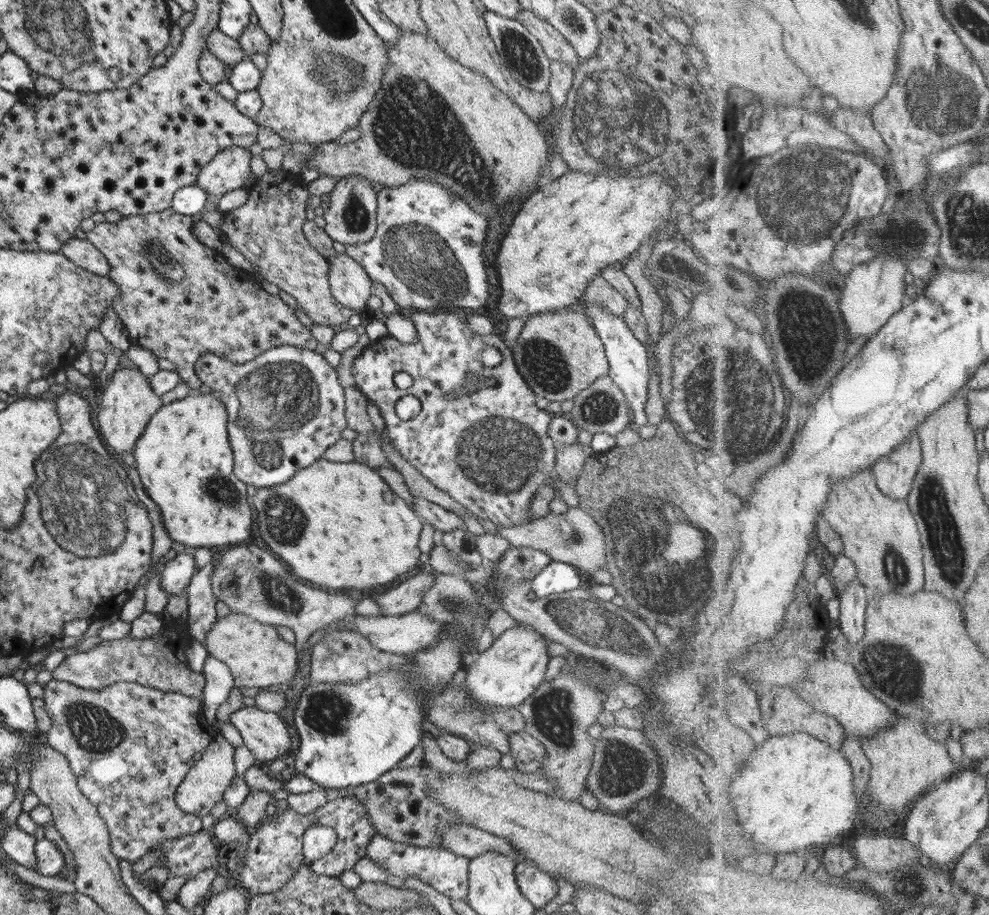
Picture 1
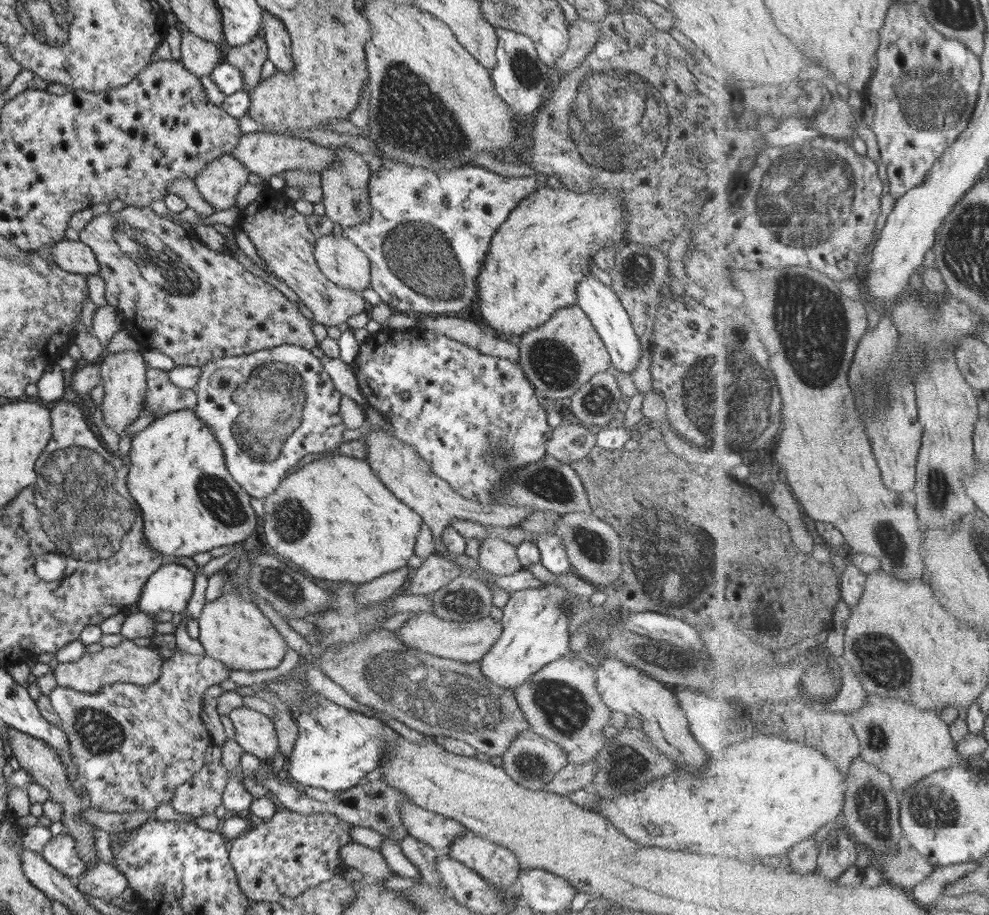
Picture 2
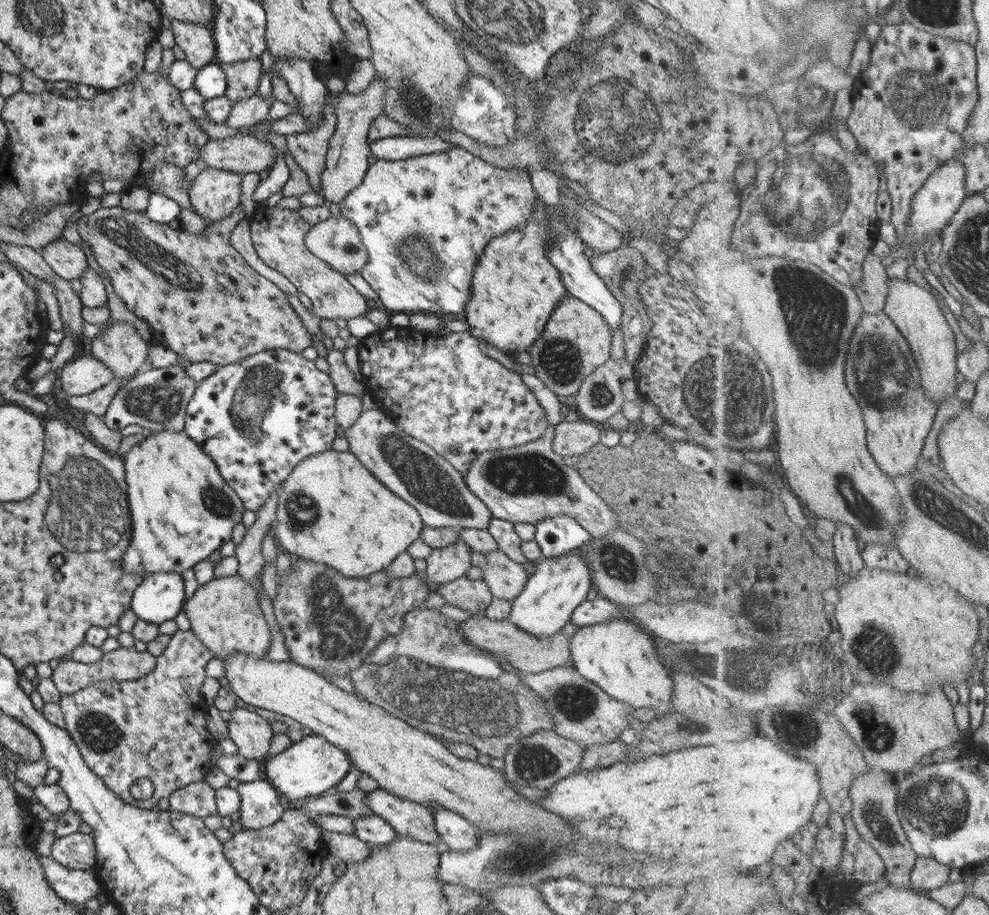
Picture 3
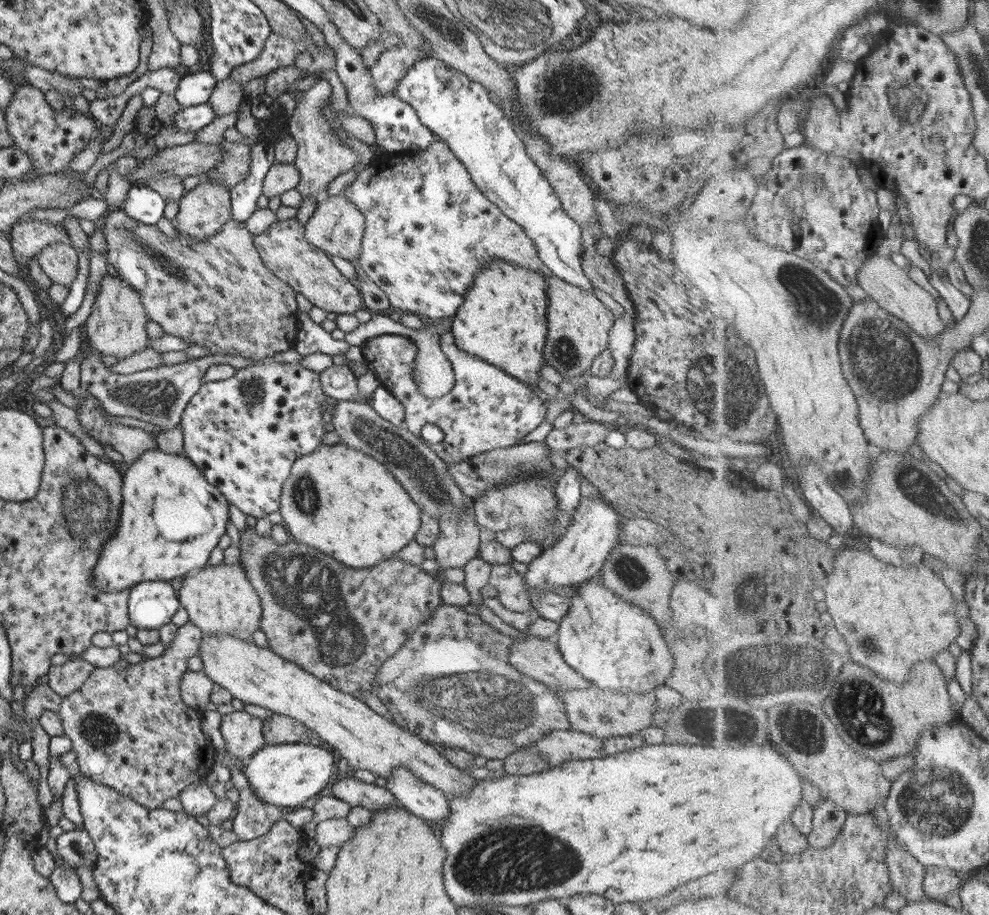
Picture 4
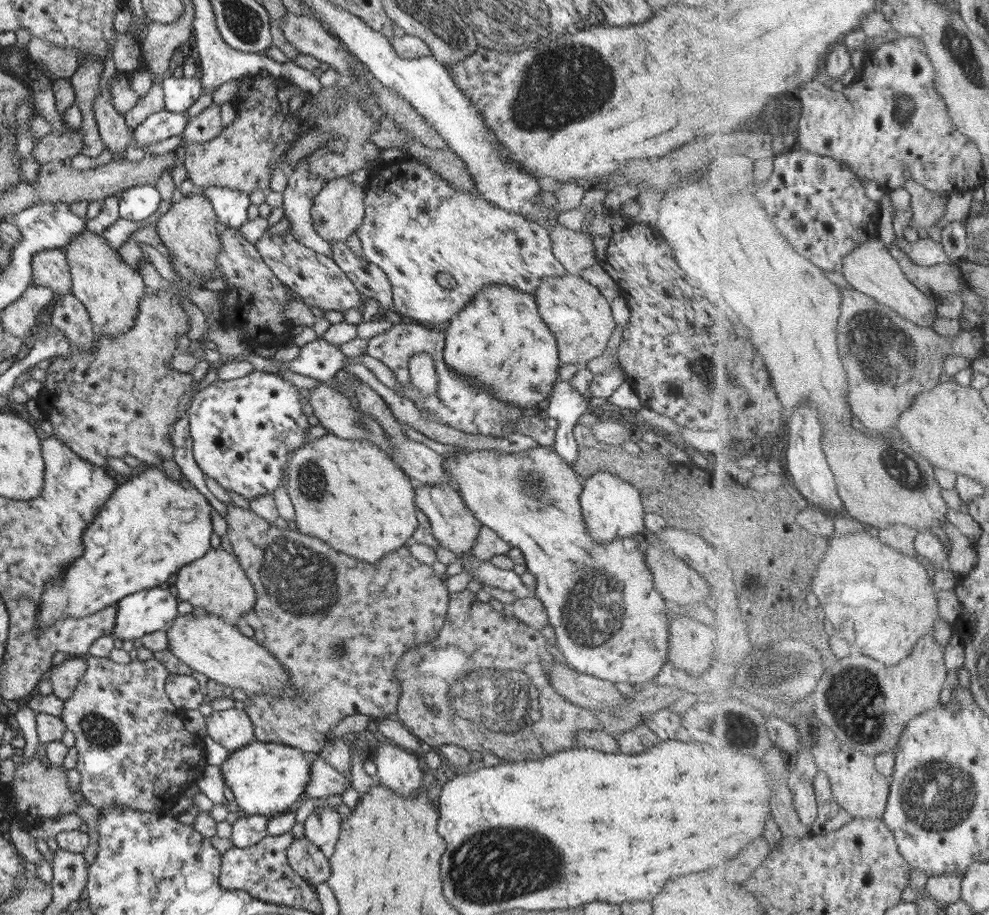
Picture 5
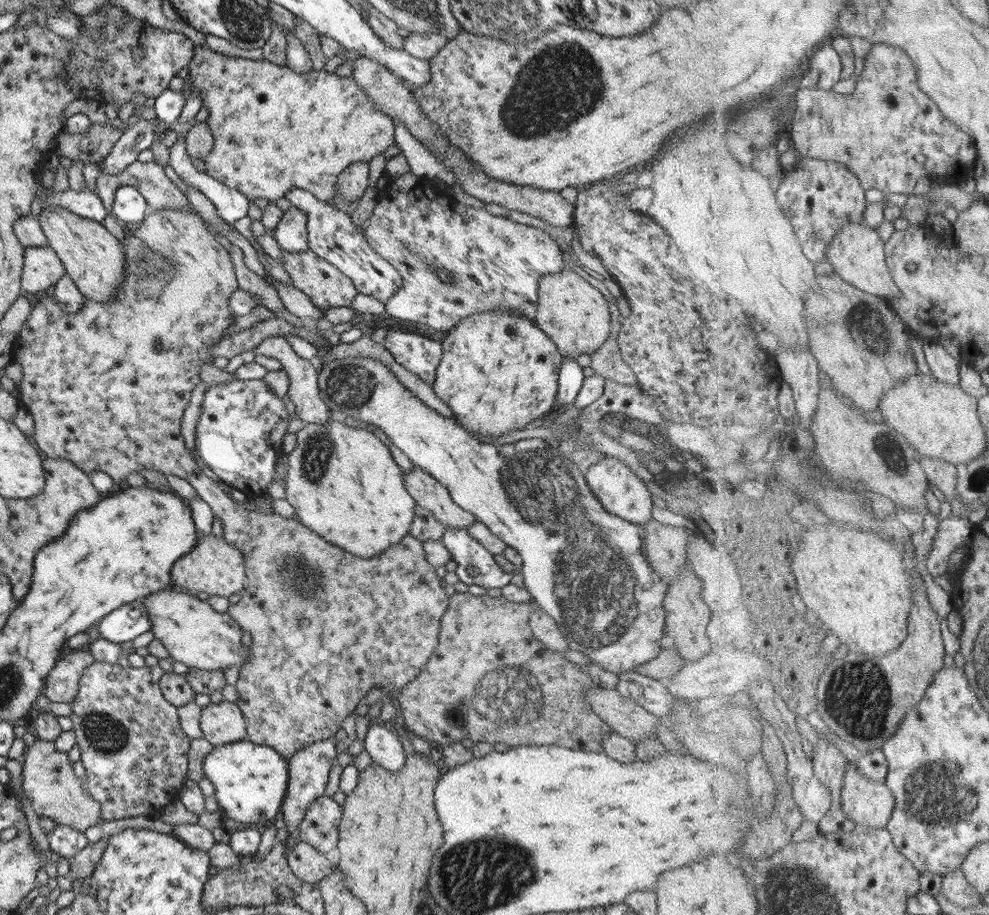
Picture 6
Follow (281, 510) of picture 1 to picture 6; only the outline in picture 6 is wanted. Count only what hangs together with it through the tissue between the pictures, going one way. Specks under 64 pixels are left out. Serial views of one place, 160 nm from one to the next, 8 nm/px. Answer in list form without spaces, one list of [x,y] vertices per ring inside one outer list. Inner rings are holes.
[[[339,417],[326,423],[306,423],[295,433],[293,450],[287,454],[285,499],[291,505],[294,519],[355,556],[372,557],[408,534],[416,505],[403,486],[403,472],[395,465],[386,446],[374,434],[345,425]]]

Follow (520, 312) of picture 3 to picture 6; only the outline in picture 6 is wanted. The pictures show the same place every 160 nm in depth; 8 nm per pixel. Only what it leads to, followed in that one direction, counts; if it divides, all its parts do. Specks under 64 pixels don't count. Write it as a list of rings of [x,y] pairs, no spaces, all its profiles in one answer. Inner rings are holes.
[[[487,310],[485,312],[475,312],[473,315],[466,316],[463,320],[460,320],[453,328],[447,330],[442,346],[442,353],[434,372],[434,379],[430,386],[435,396],[441,399],[449,407],[449,410],[453,413],[454,422],[459,423],[465,430],[472,432],[470,434],[487,434],[488,437],[499,437],[505,432],[513,432],[525,427],[525,424],[538,423],[537,420],[547,413],[551,406],[555,403],[555,395],[557,392],[558,370],[561,362],[561,355],[553,344],[549,337],[536,327],[536,323],[527,320],[524,316],[521,316],[516,310]]]

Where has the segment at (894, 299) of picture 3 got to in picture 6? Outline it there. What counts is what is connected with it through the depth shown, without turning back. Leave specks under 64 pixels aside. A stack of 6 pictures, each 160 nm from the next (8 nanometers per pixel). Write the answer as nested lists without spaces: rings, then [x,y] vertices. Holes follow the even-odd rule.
[[[865,222],[847,223],[838,230],[834,239],[826,258],[835,272],[853,286],[885,300],[900,295],[900,286],[894,281],[887,262],[886,242],[881,240],[876,228],[871,228]]]

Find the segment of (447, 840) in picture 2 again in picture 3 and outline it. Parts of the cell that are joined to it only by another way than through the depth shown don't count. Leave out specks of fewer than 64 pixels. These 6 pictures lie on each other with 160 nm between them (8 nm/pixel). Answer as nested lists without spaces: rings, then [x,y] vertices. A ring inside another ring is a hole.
[[[379,788],[365,793],[364,803],[368,805],[373,815],[380,816],[400,835],[410,836],[425,844],[436,844],[438,833],[427,806]]]

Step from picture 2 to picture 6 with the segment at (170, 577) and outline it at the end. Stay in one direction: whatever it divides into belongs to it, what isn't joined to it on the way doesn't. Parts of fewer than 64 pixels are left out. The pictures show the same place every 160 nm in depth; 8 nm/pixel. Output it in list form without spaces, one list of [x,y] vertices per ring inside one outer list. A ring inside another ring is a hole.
[[[135,599],[104,616],[97,627],[99,638],[115,644],[129,642],[150,630],[150,622],[142,599]]]

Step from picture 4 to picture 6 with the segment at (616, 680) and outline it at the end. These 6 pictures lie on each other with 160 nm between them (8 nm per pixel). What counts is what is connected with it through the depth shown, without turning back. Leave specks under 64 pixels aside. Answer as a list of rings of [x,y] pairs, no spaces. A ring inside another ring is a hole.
[[[361,356],[346,357],[340,360],[327,358],[326,365],[323,365],[317,375],[317,390],[319,398],[326,404],[326,407],[331,410],[335,417],[344,418],[351,414],[351,418],[356,418],[365,424],[378,426],[385,434],[385,437],[391,441],[393,446],[399,451],[407,455],[407,459],[413,462],[413,465],[422,472],[429,474],[433,479],[441,484],[459,508],[469,512],[476,521],[481,522],[487,527],[491,533],[497,538],[500,538],[507,547],[516,550],[521,557],[522,567],[521,573],[523,578],[523,587],[531,595],[531,599],[535,600],[541,611],[547,613],[556,622],[556,626],[562,632],[568,648],[582,652],[592,664],[601,665],[607,672],[613,672],[616,675],[619,673],[633,672],[636,666],[649,662],[655,658],[659,652],[659,643],[661,643],[661,628],[663,628],[663,616],[666,611],[663,610],[664,605],[661,600],[665,600],[666,586],[659,580],[659,575],[651,568],[649,561],[645,556],[645,548],[643,545],[644,538],[641,532],[641,526],[637,524],[629,524],[627,520],[621,520],[617,516],[611,516],[609,512],[603,510],[603,506],[596,501],[595,495],[587,488],[584,476],[581,474],[566,454],[561,453],[558,448],[551,446],[542,439],[529,438],[527,440],[519,440],[511,444],[503,446],[487,444],[478,441],[469,432],[464,431],[461,427],[455,425],[454,419],[443,417],[429,406],[425,405],[419,398],[415,397],[402,383],[397,381],[397,378],[391,373],[387,366],[380,361]]]

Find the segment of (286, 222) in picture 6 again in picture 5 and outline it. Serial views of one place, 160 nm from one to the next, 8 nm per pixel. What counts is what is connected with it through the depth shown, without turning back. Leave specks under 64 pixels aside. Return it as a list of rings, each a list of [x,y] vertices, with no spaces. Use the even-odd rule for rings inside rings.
[[[306,156],[296,162],[291,171],[287,172],[286,187],[282,190],[282,209],[284,217],[289,222],[290,235],[305,248],[321,254],[331,256],[330,244],[315,232],[312,225],[311,205],[315,195],[327,182],[322,178],[310,176],[306,166]]]

